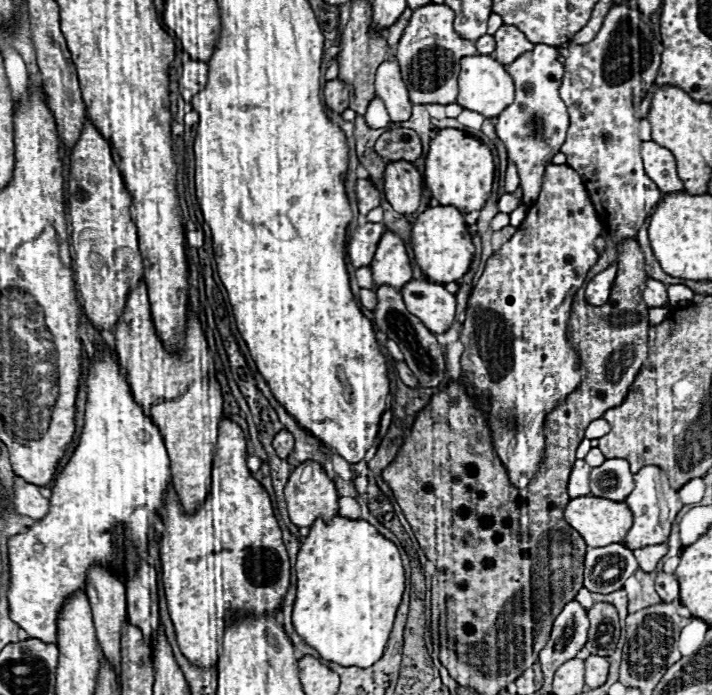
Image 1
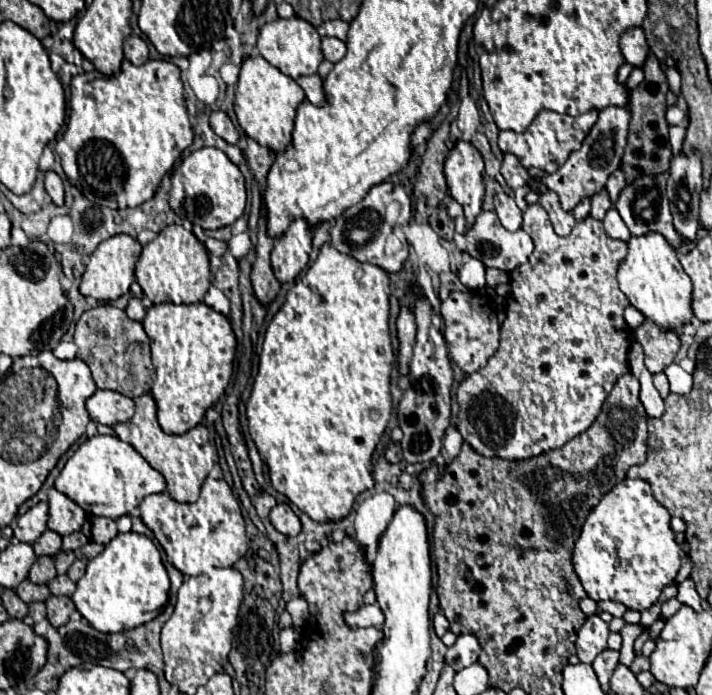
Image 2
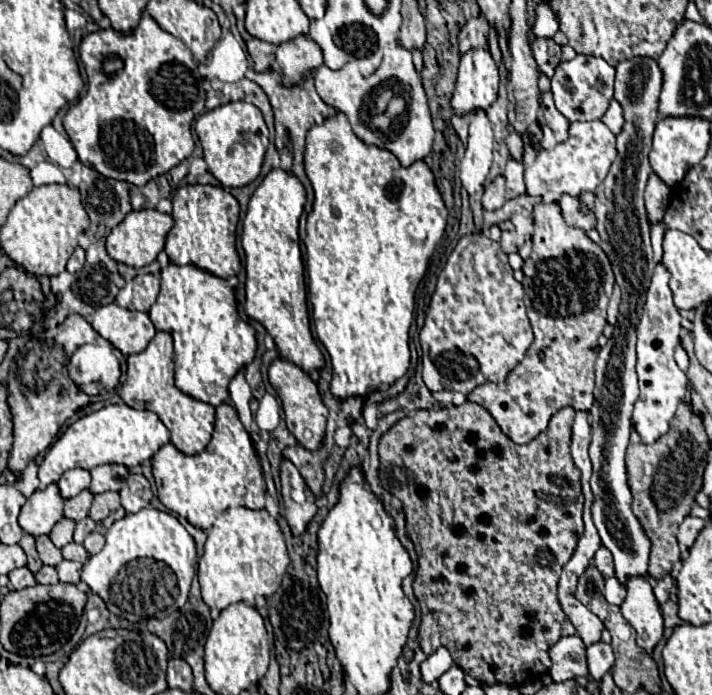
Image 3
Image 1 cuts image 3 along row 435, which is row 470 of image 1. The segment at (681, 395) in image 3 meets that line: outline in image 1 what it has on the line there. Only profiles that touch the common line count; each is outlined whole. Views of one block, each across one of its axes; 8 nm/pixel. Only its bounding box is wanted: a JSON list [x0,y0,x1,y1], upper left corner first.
[624,466,672,550]

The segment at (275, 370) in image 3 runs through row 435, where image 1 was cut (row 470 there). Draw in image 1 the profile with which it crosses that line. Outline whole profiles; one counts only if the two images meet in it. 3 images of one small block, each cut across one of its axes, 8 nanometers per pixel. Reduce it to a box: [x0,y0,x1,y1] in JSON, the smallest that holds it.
[284,460,338,528]

